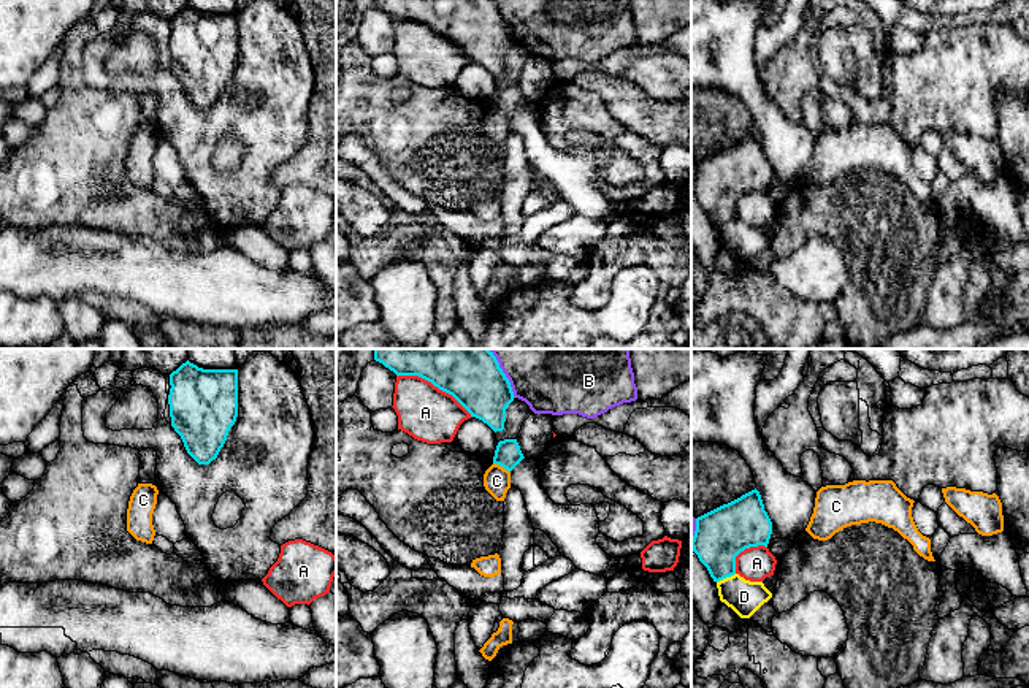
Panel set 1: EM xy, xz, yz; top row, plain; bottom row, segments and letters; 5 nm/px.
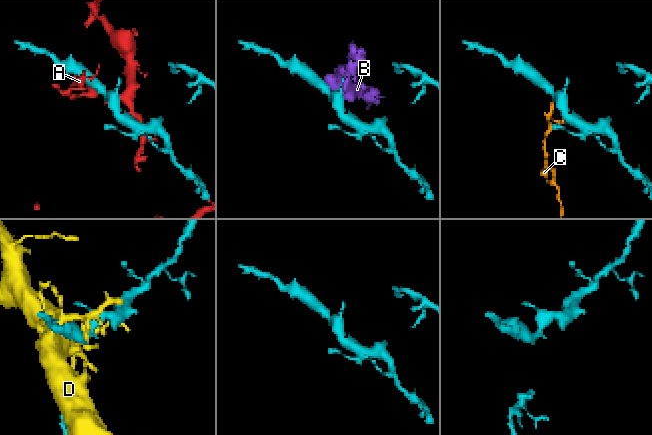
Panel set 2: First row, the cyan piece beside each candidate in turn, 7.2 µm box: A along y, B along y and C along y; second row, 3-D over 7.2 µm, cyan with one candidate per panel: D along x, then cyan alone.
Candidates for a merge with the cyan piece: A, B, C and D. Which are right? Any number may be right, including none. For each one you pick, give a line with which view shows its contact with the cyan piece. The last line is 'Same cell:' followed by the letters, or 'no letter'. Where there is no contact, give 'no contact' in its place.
C: xz
Same cell: C

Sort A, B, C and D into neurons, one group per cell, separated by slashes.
A / B / C / D

